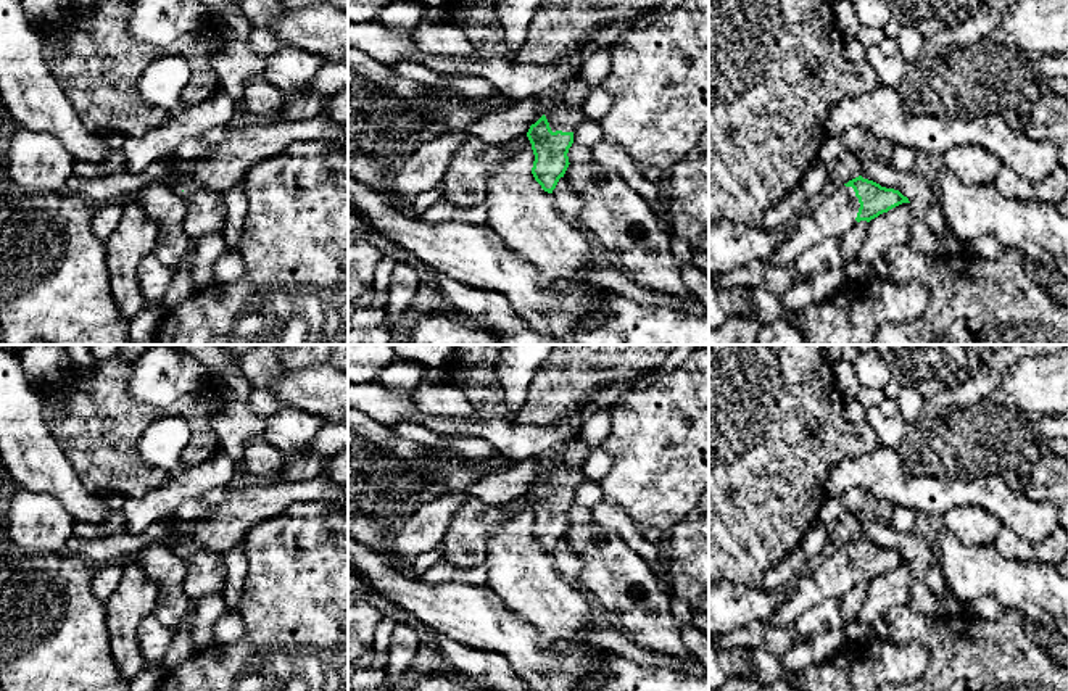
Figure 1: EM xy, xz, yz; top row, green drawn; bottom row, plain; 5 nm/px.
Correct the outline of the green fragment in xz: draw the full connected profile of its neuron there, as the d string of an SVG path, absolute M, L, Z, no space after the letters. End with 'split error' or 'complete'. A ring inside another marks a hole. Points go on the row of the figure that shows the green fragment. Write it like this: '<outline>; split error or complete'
M551 98L544 114L530 126L527 137L535 155L532 174L544 192L553 193L564 177L570 164L567 153L573 143L573 132L585 119L583 110Z; split error

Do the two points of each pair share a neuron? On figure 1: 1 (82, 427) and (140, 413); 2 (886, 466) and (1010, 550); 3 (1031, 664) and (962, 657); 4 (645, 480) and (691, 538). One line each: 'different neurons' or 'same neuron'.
1: same neuron
2: different neurons
3: same neuron
4: different neurons

